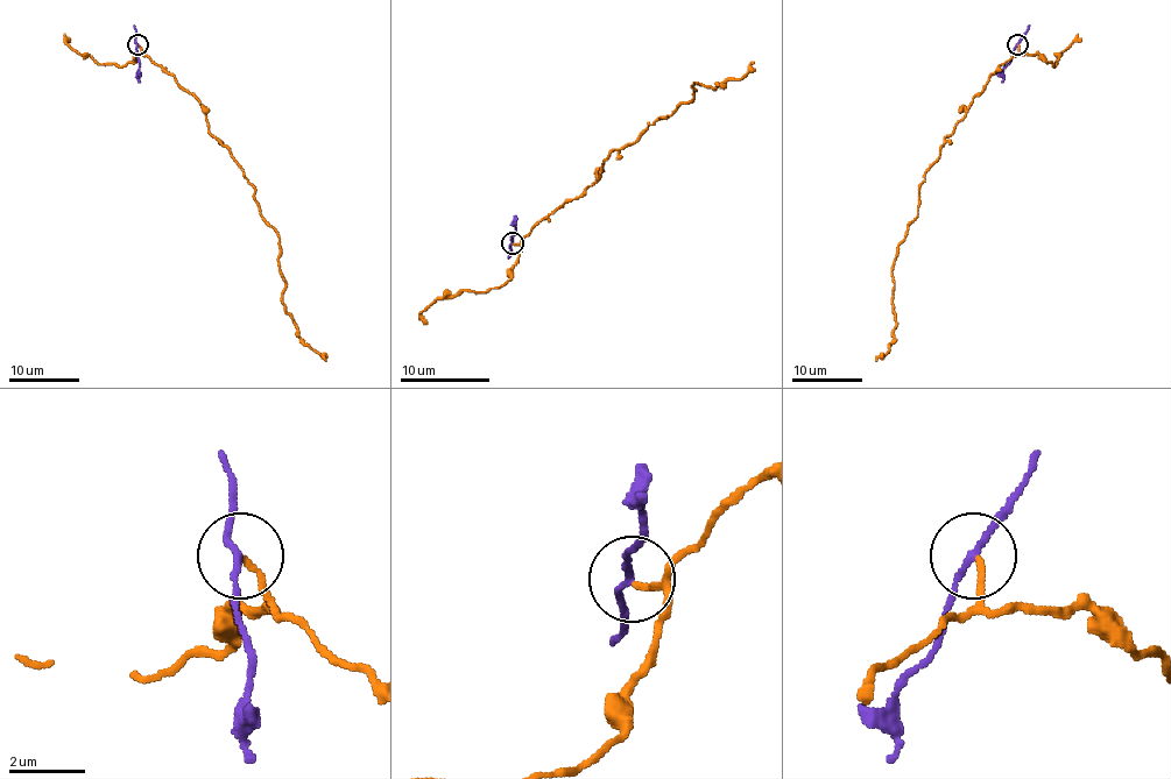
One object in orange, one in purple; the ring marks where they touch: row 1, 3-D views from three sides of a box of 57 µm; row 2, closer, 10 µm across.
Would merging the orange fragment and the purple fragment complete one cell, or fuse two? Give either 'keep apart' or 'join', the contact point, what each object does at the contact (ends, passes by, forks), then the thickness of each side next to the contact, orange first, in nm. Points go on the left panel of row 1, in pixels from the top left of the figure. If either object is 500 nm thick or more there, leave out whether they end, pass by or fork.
keep apart | (138, 44) | orange ends | purple passes by | 140/160 nm

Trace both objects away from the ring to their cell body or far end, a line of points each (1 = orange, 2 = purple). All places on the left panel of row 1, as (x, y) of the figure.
1: (138, 44), (197, 99), (207, 130), (253, 186), (260, 216), (277, 233), (283, 305), (297, 334), (326, 361)
2: (138, 44), (140, 82)

